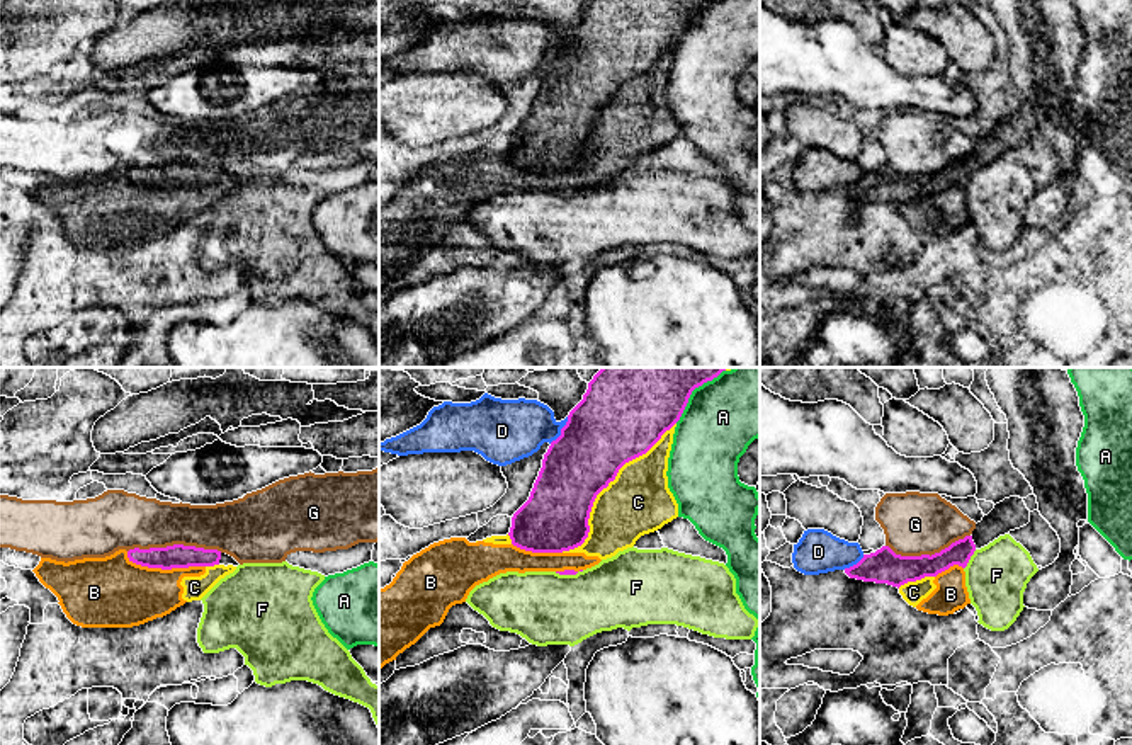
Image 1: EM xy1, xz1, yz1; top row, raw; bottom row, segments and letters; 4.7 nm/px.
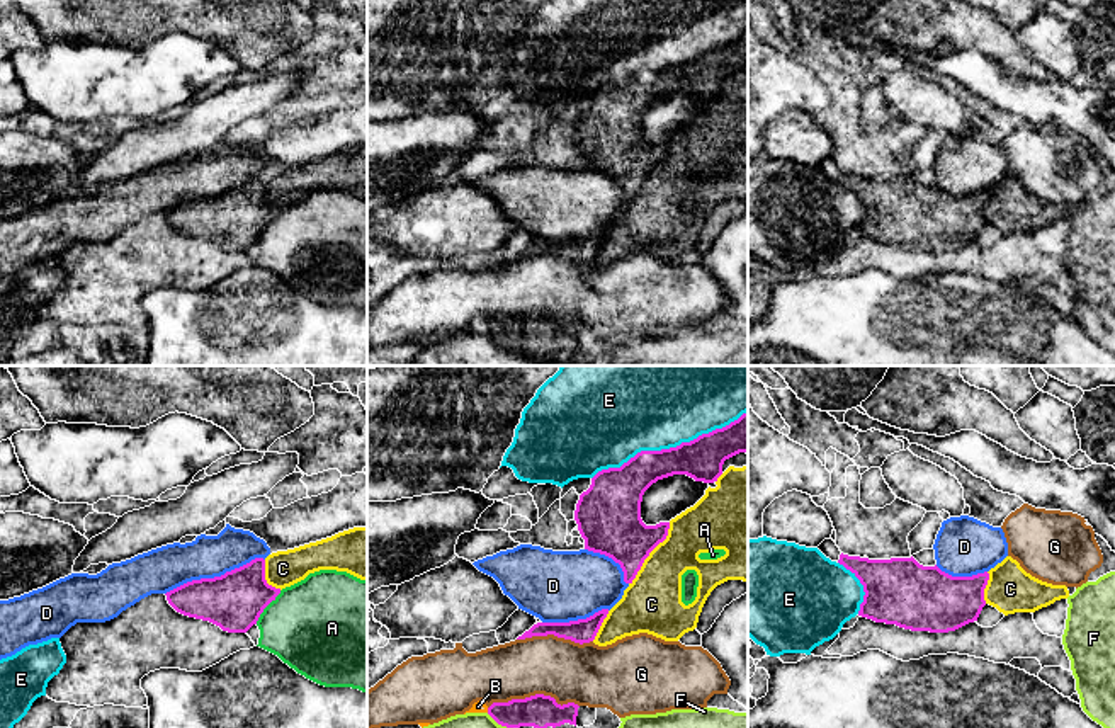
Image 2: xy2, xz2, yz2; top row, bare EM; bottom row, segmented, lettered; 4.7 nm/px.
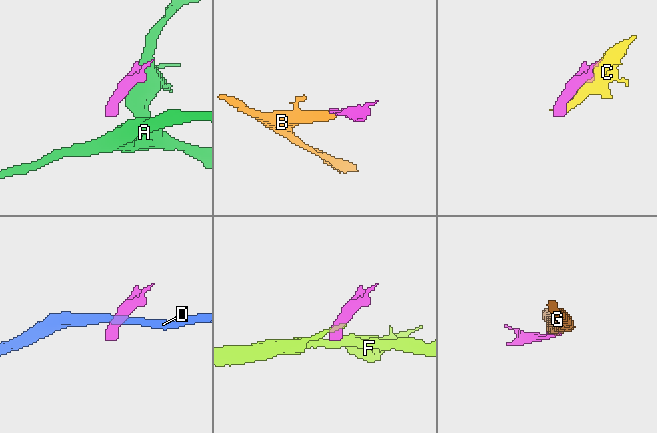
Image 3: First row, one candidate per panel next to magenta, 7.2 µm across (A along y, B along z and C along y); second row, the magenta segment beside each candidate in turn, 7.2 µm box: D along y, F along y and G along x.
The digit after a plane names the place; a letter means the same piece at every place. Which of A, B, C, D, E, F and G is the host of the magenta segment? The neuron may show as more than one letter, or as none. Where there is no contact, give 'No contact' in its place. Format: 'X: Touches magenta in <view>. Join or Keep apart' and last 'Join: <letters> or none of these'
A: Touches magenta in xy2. Keep apart
B: Touches magenta in xy1. Keep apart
C: Touches magenta in xz1. Keep apart
D: Touches magenta in xy2. Keep apart
E: Touches magenta in xz2. Keep apart
F: Touches magenta in yz1. Keep apart
G: Touches magenta in xy1. Keep apart
Join: none of these

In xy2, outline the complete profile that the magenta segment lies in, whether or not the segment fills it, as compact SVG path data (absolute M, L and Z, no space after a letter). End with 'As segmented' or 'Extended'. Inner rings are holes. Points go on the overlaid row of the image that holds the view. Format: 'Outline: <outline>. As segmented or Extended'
Outline: M255 558L221 577L192 580L165 595L184 616L209 621L228 633L246 633L279 594L280 589L265 580L265 560Z. As segmented

